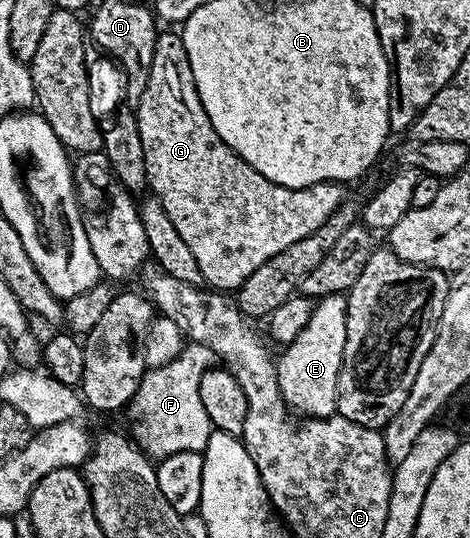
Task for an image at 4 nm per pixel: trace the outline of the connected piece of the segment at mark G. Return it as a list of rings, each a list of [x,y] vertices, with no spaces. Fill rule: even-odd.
[[[181,54],[178,61],[182,72],[175,71],[172,67],[160,67],[160,63],[156,61],[150,65],[150,73],[146,81],[146,93],[142,93],[139,103],[135,104],[134,107],[138,132],[141,134],[142,148],[145,153],[146,177],[148,178],[147,190],[160,202],[162,209],[166,209],[166,214],[170,217],[174,229],[178,229],[182,241],[186,241],[187,247],[194,252],[194,258],[198,260],[198,269],[202,269],[205,284],[221,293],[232,293],[242,286],[243,282],[260,265],[269,261],[270,257],[276,253],[281,253],[282,249],[289,248],[296,241],[302,240],[302,237],[309,237],[310,233],[314,233],[338,209],[338,205],[344,202],[346,192],[344,192],[345,188],[338,183],[315,183],[309,187],[283,187],[266,177],[262,177],[262,173],[258,173],[258,169],[251,167],[243,157],[234,153],[234,149],[230,149],[230,145],[226,145],[226,141],[222,141],[222,137],[218,137],[218,133],[214,129],[214,125],[210,125],[210,117],[206,117],[206,109],[198,97],[198,89],[194,85],[194,73],[190,71],[190,57]]]

